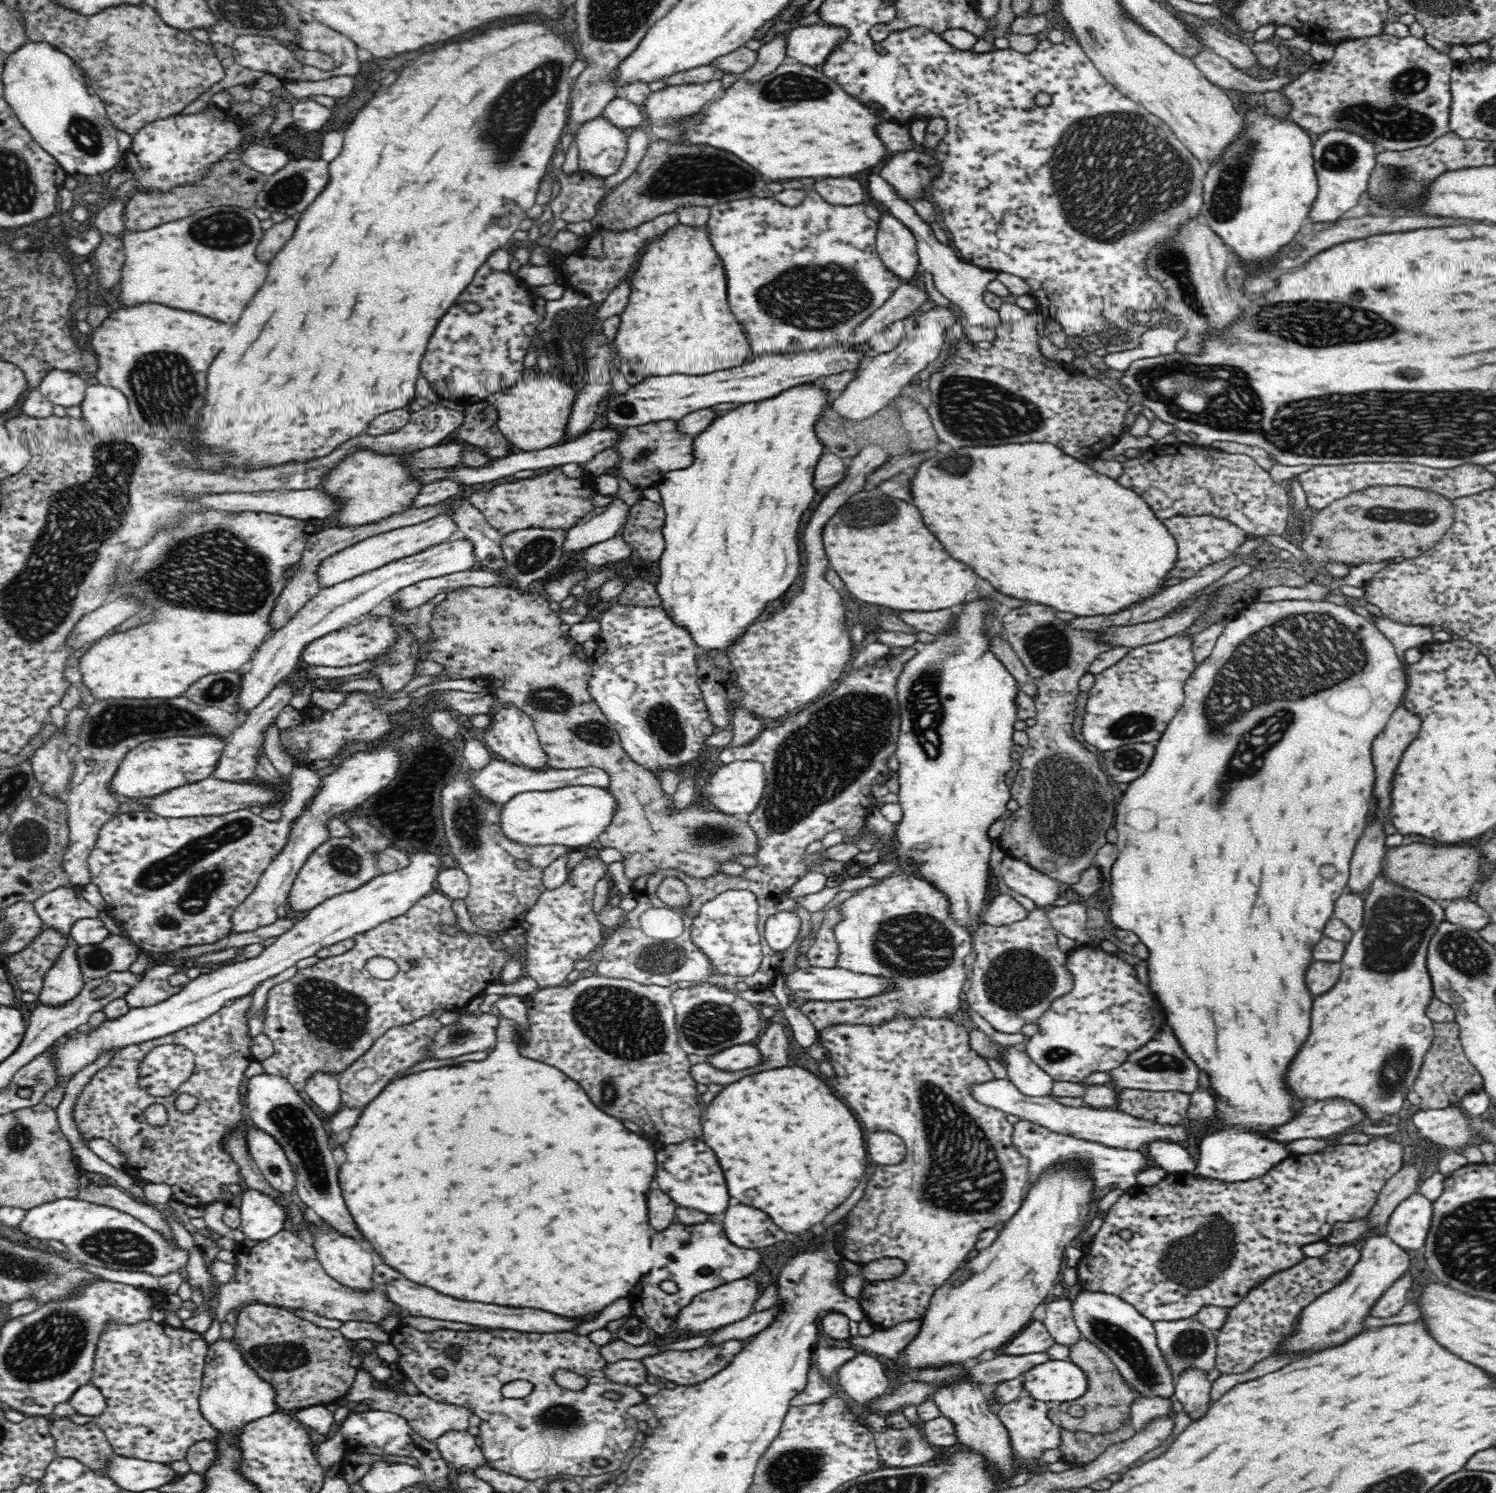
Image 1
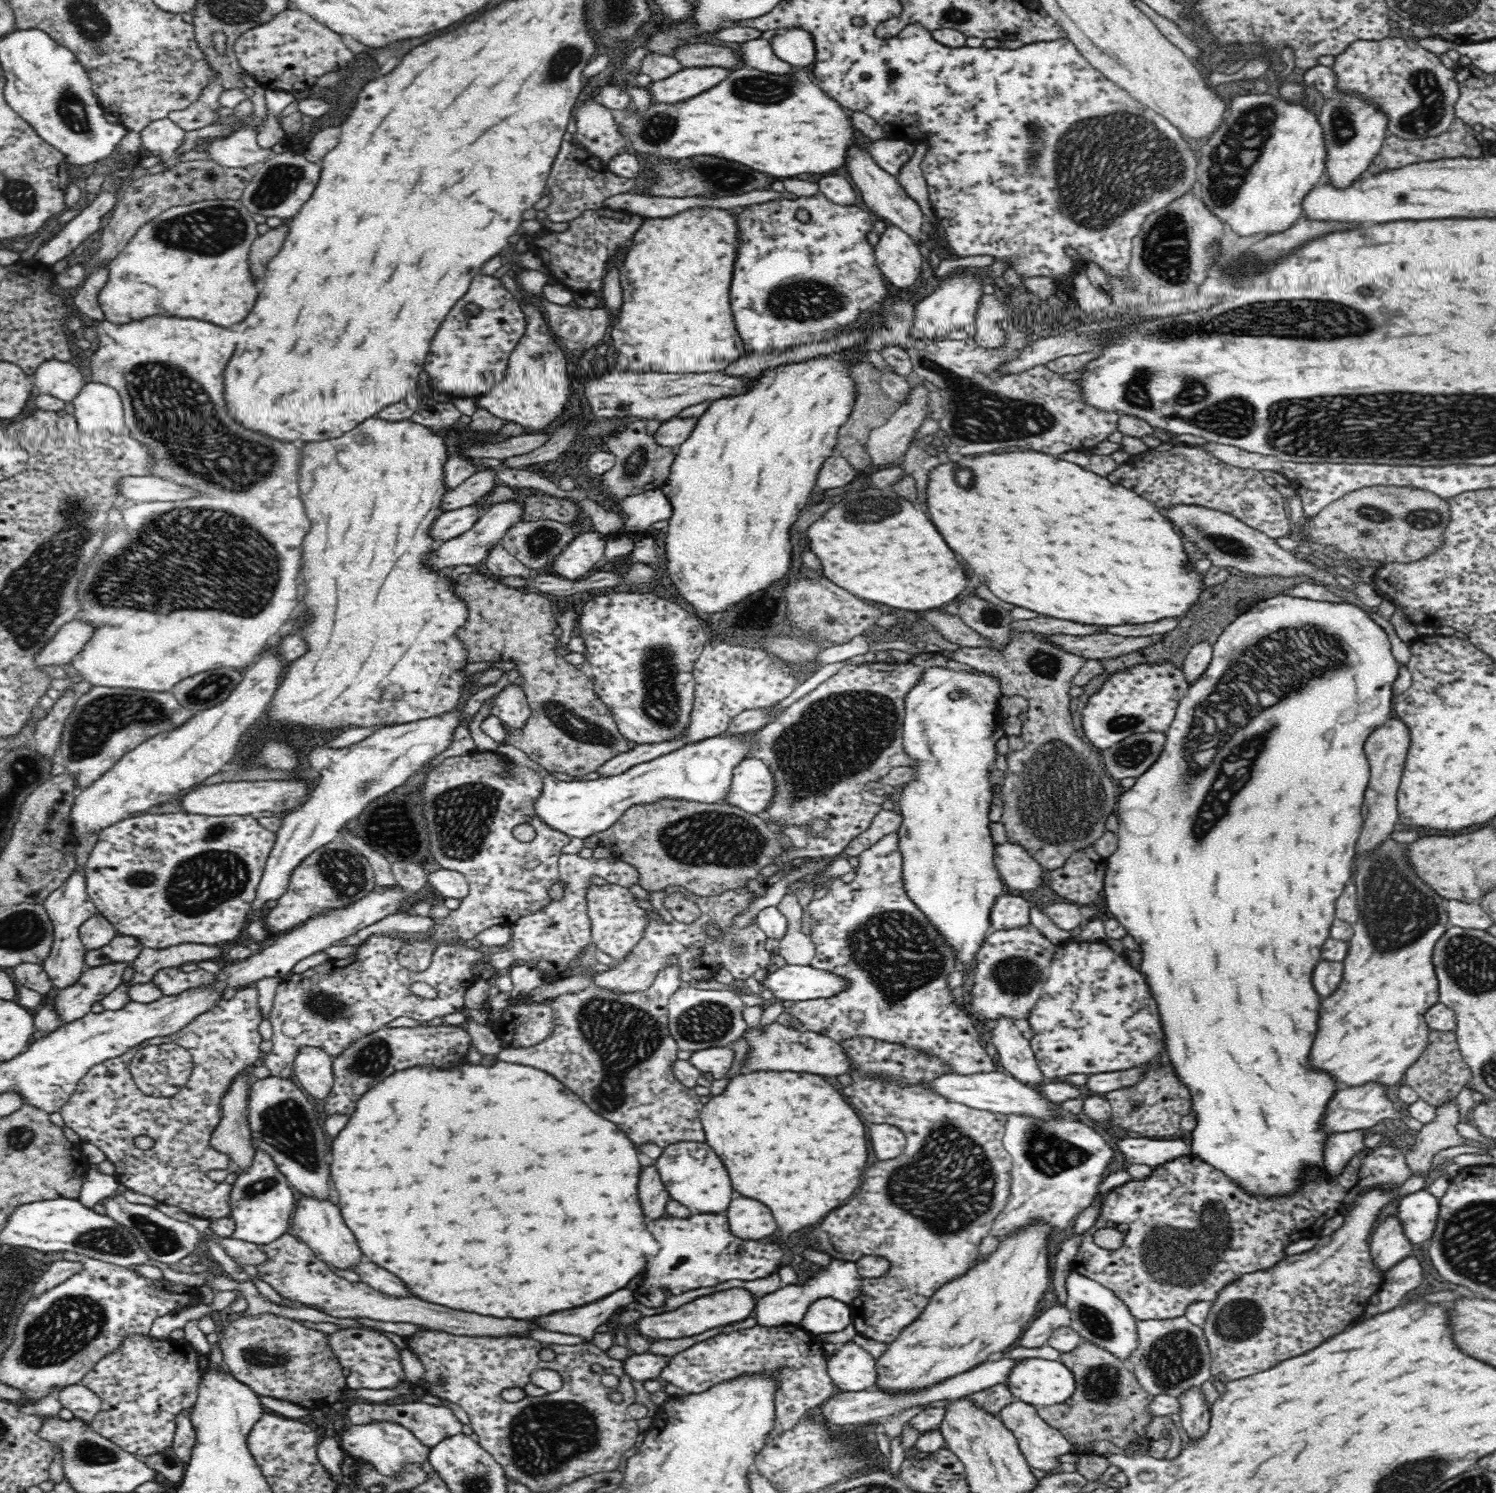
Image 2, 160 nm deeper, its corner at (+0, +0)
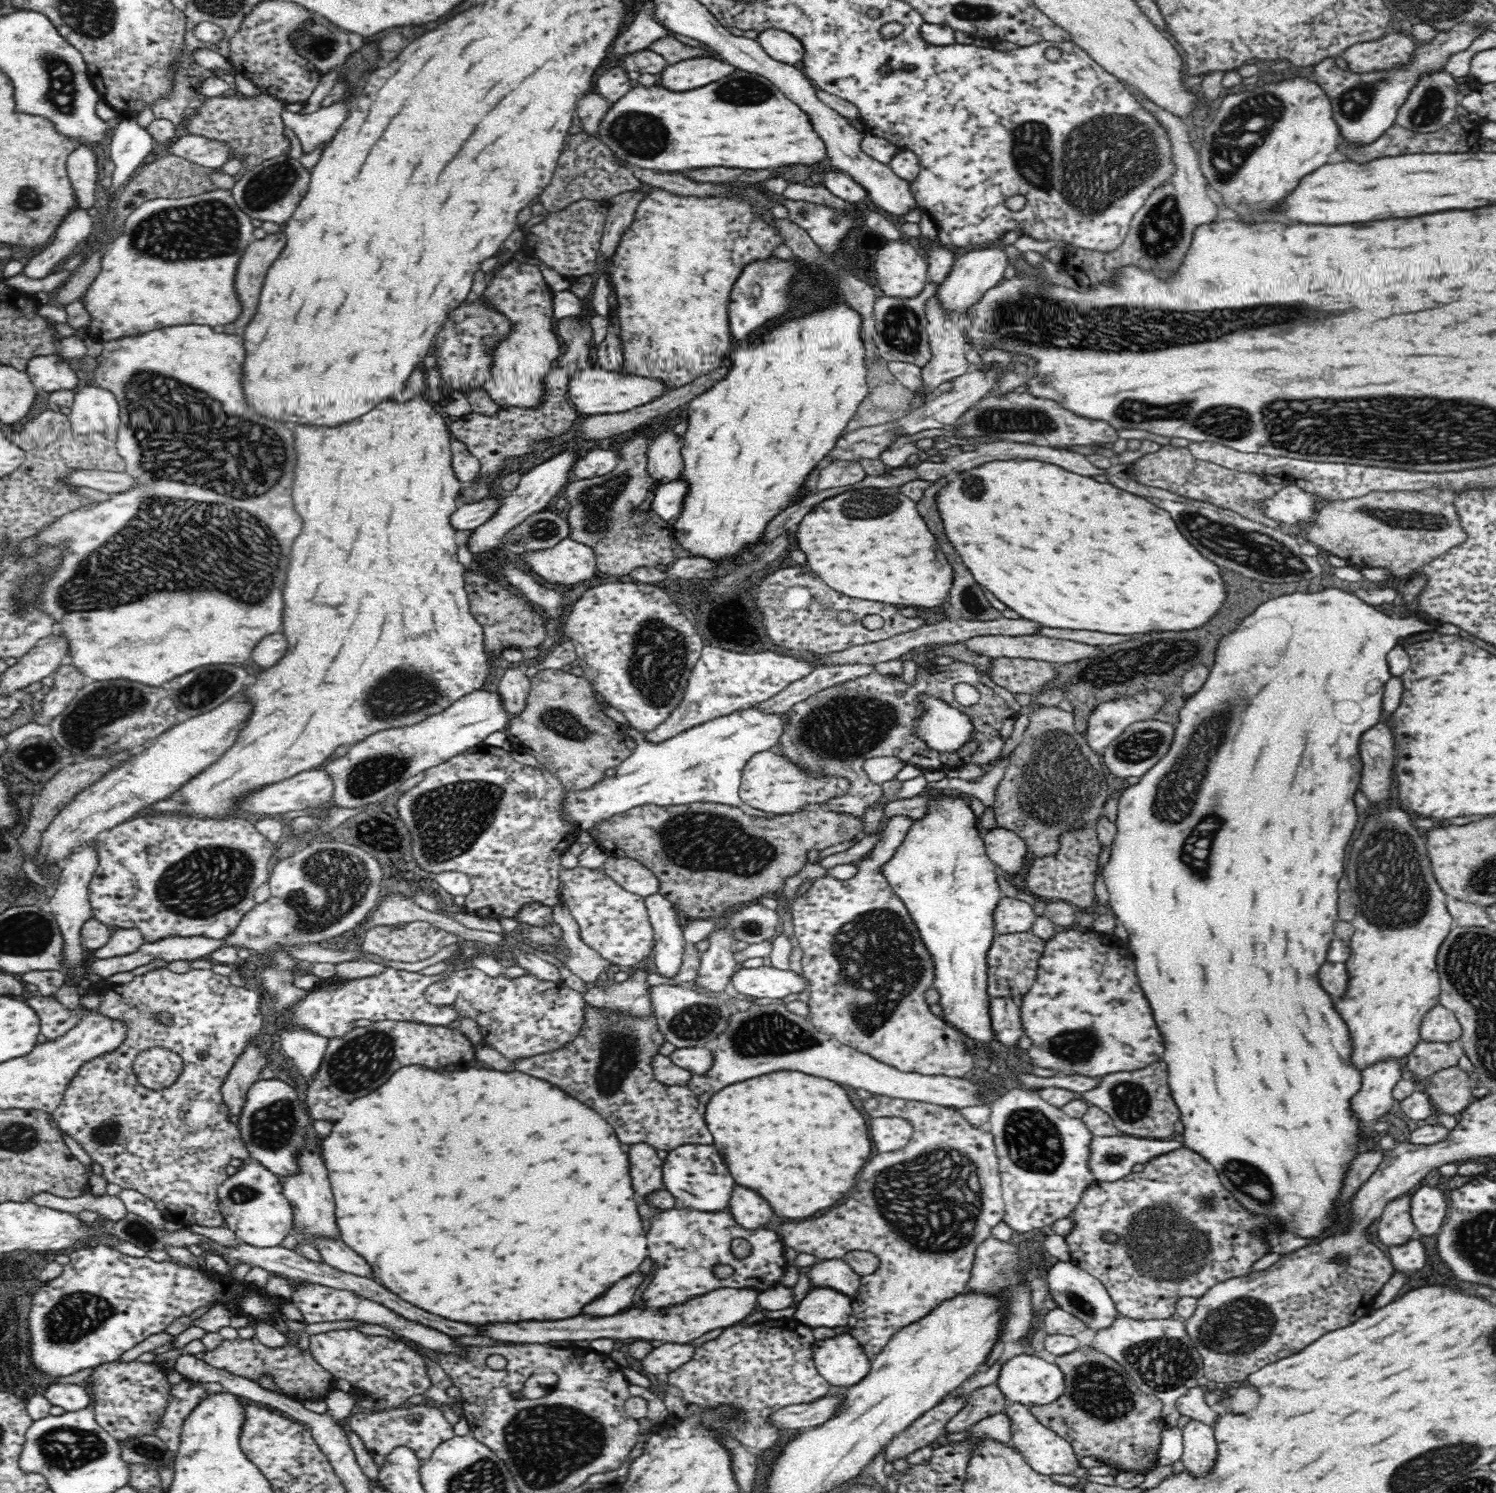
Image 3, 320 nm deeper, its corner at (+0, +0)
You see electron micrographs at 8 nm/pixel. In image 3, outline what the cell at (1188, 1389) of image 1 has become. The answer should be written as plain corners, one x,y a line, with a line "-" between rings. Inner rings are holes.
1193,1420
1183,1428
1182,1464
1190,1475
1206,1476
1216,1462
1217,1440
1214,1429
1200,1421

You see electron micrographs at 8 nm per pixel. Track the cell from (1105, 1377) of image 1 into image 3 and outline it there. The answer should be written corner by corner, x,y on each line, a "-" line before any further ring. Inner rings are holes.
1082,1345
1068,1354
1057,1356
1054,1365
1060,1367
1064,1373
1064,1394
1051,1404
1029,1408
1038,1422
1054,1431
1060,1438
1066,1439
1079,1458
1094,1456
1103,1464
1112,1466
1118,1471
1146,1474
1154,1470
1157,1466
1162,1432
1168,1429
1162,1416
1163,1402
1160,1398
1141,1391
1124,1367
1090,1345

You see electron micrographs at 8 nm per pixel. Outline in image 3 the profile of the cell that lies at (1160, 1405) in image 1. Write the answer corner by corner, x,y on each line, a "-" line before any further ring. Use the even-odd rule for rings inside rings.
1206,1386
1190,1388
1184,1396
1181,1396
1176,1404
1179,1414
1190,1416
1193,1420
1200,1421
1213,1428
1219,1415
1206,1403
1204,1395
1209,1391

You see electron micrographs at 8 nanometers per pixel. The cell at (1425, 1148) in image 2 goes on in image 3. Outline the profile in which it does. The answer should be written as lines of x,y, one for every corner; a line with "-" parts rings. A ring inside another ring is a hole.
1454,1065
1432,1074
1425,1092
1442,1112
1454,1116
1471,1103
1473,1090
1480,1086
1474,1070
1468,1072

